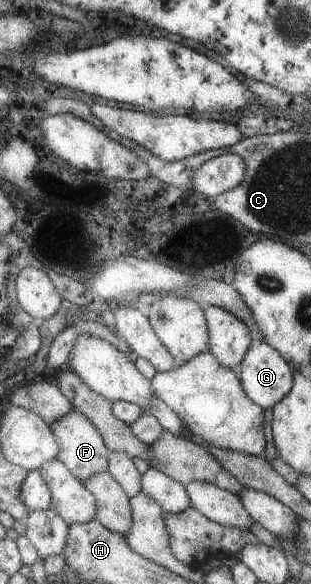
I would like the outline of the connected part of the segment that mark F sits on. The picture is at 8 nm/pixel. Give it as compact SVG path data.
M77 410L70 411L68 415L64 415L62 419L50 424L50 429L54 430L54 435L58 438L58 443L61 445L58 459L80 479L86 482L92 475L96 473L106 473L110 467L110 456L114 452L106 447L104 437L100 435L94 423L82 415Z

